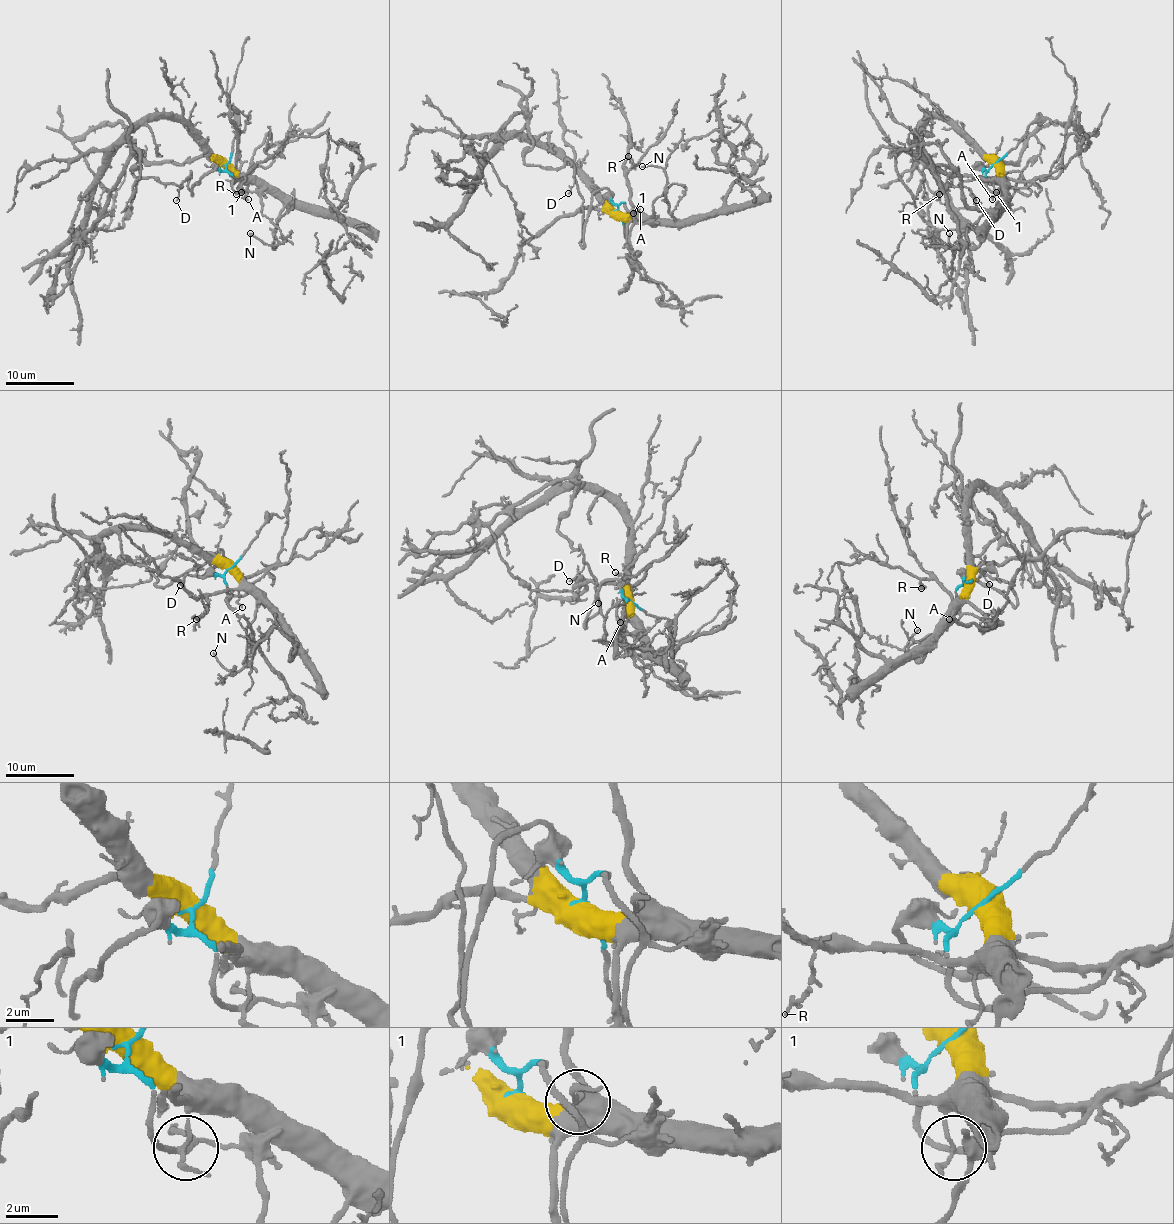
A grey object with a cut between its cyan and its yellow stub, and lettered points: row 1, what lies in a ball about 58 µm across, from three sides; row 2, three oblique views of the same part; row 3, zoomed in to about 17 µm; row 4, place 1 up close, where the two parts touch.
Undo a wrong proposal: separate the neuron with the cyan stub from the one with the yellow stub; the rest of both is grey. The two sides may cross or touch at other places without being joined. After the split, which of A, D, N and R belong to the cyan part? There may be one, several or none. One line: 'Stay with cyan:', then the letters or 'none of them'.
Stay with cyan: D

